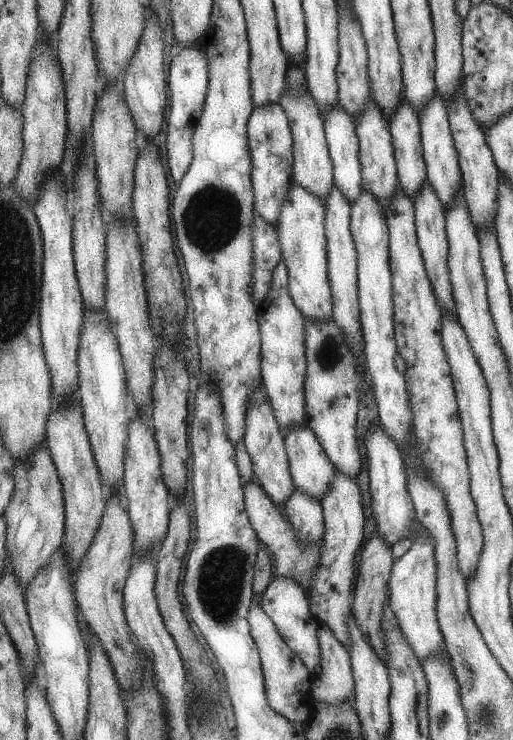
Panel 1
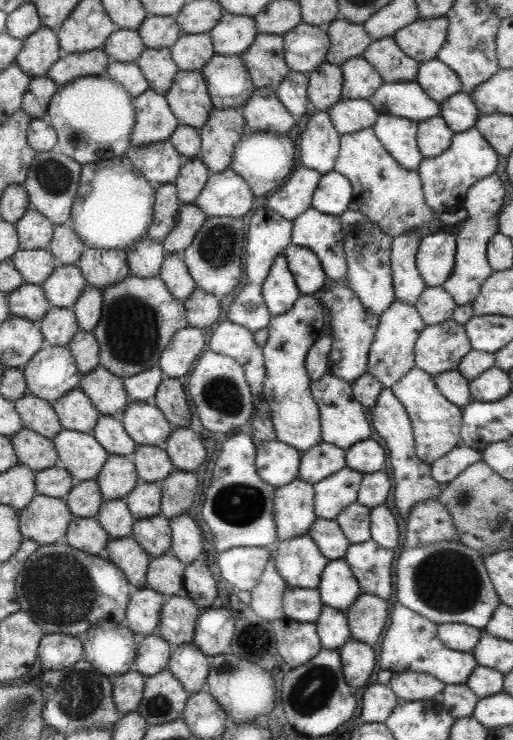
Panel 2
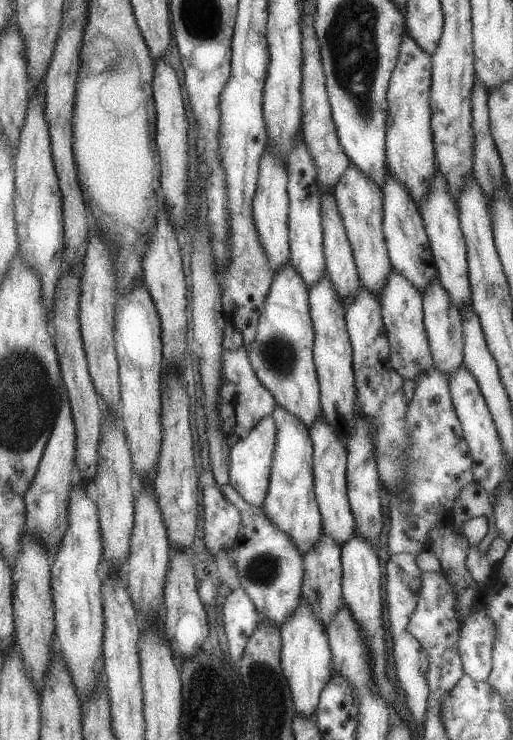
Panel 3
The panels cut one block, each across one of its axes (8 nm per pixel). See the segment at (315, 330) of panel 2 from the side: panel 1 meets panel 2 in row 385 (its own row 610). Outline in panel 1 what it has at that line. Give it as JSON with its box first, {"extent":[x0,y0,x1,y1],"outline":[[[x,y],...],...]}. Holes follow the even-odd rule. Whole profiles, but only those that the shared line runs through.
{"extent":[260,576,320,676],"outline":[[[283,576],[272,577],[267,584],[265,592],[260,594],[260,602],[263,612],[273,622],[277,634],[281,636],[281,640],[285,642],[285,646],[291,652],[295,652],[295,656],[301,660],[301,664],[305,664],[305,668],[311,672],[313,676],[317,675],[320,669],[320,648],[319,638],[317,638],[318,622],[309,610],[308,596],[301,584],[297,584],[291,578],[283,578]]]}

